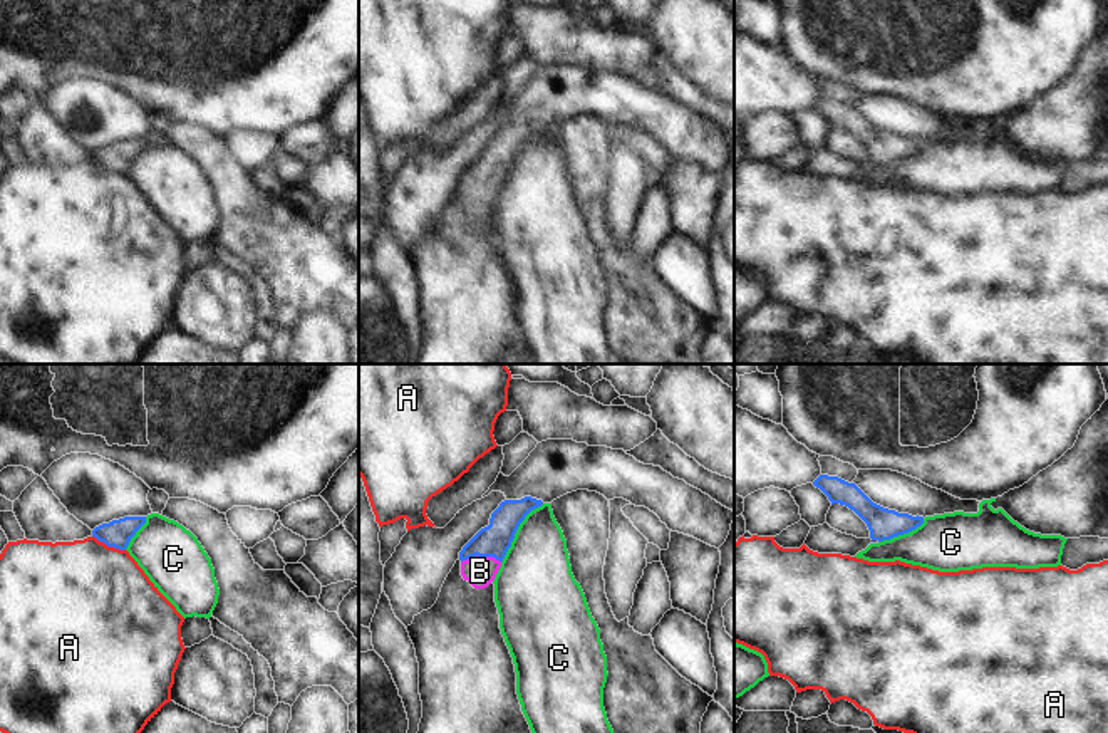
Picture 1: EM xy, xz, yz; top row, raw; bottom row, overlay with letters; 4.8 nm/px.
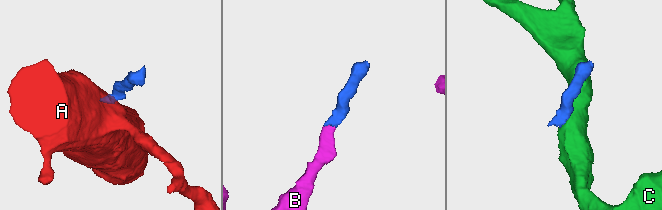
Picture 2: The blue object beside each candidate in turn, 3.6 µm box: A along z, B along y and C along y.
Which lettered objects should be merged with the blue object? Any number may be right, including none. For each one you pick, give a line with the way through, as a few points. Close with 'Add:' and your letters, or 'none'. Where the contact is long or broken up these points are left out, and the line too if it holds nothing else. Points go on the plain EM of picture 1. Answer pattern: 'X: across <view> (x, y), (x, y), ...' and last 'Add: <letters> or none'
B: across xz (493, 165), (480, 180), (480, 195)
Add: B

